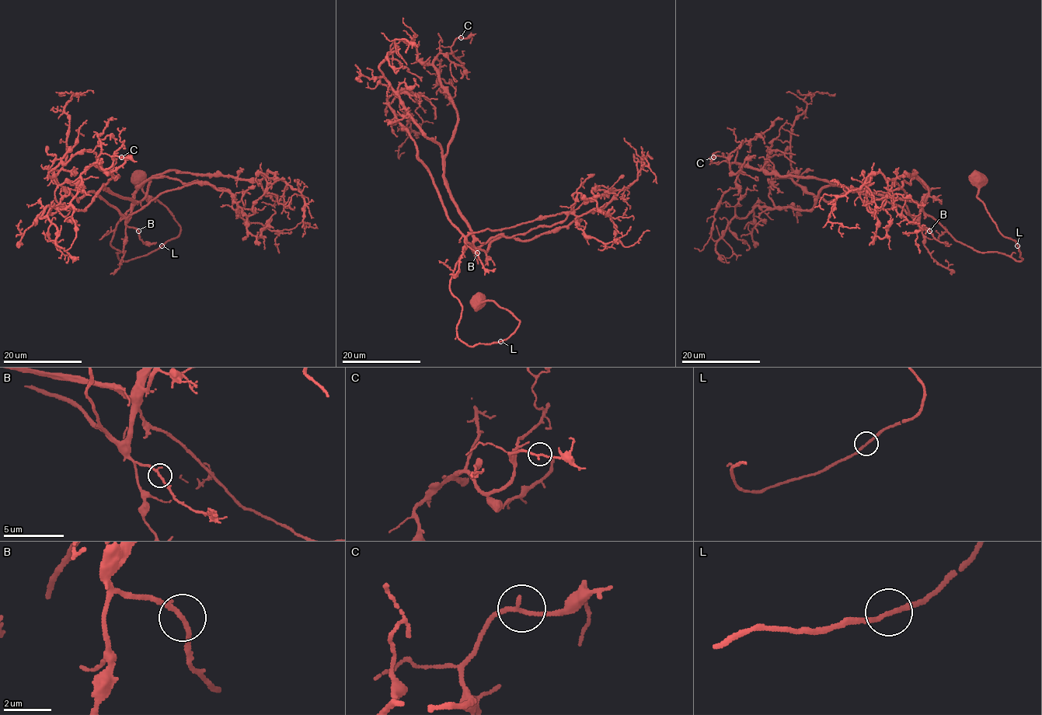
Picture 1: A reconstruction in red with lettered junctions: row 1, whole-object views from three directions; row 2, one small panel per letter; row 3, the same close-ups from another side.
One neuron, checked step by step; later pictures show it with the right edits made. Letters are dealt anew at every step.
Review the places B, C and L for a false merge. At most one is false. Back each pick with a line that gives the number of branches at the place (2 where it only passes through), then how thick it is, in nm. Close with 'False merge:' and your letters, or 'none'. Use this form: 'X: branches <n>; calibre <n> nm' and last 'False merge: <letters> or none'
False merge: none

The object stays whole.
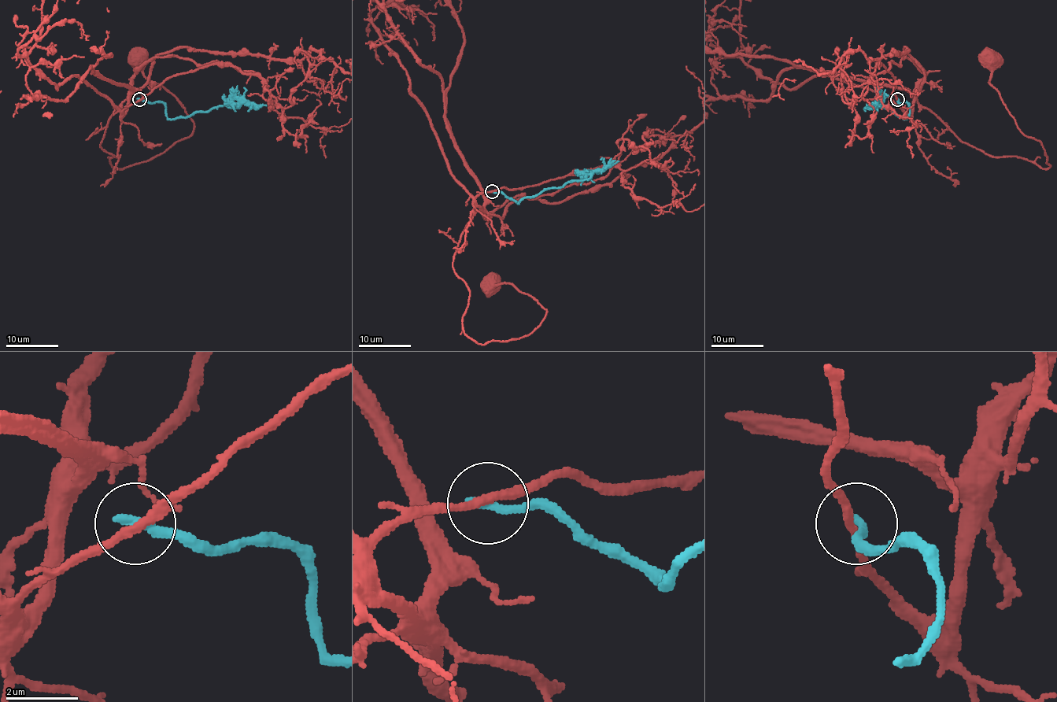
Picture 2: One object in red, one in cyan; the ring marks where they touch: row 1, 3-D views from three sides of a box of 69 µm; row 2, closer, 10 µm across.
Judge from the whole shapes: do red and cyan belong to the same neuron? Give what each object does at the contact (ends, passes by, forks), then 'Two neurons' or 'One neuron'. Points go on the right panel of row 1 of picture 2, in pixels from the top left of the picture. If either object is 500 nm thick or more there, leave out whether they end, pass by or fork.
At the ring red passes by. At the ring cyan ends. Two neurons

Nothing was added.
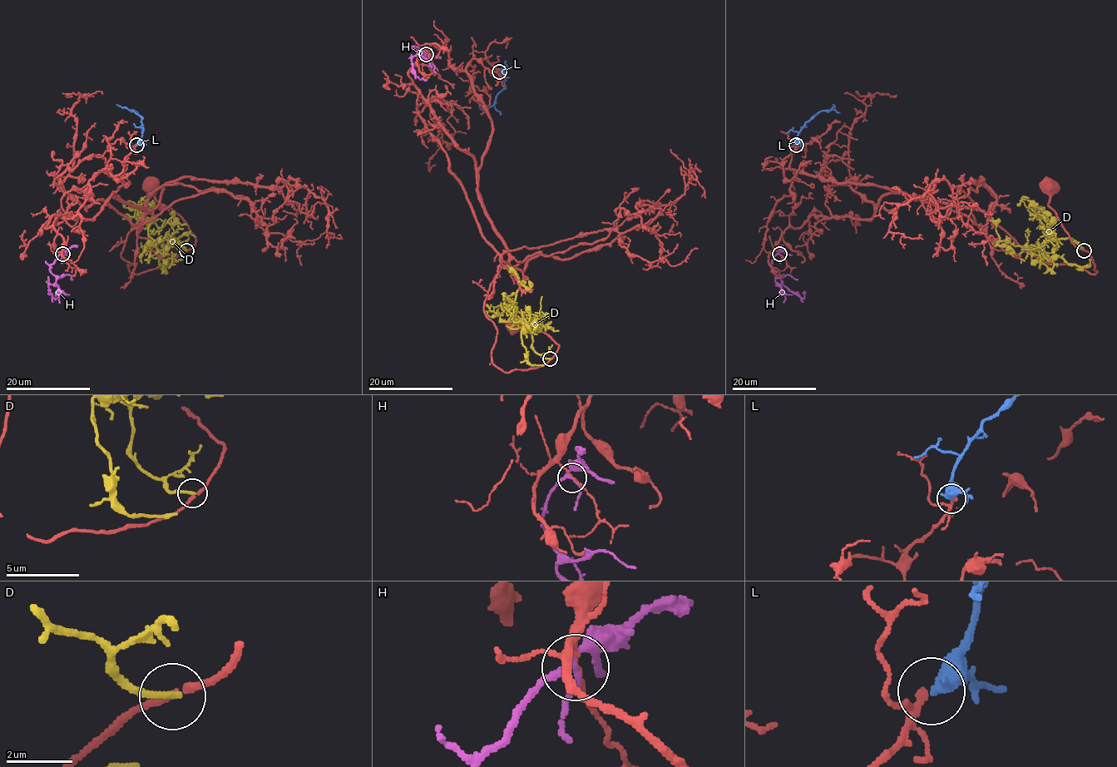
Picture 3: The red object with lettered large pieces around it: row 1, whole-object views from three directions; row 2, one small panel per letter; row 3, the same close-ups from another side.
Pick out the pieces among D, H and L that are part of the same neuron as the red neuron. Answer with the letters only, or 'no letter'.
L

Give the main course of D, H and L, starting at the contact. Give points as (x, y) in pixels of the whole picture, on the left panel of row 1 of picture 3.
D: (186, 250), (170, 238), (167, 253), (149, 256), (155, 240), (152, 244), (160, 253), (167, 249)
H: (63, 254), (51, 265), (50, 271), (56, 277), (56, 282), (48, 285), (49, 293), (56, 298), (63, 291)
L: (136, 144), (142, 133), (140, 118), (133, 111), (116, 104)

